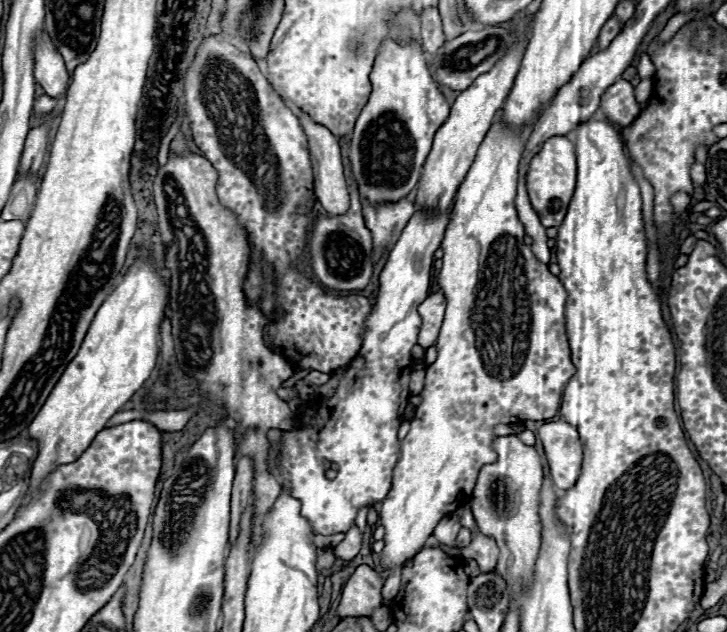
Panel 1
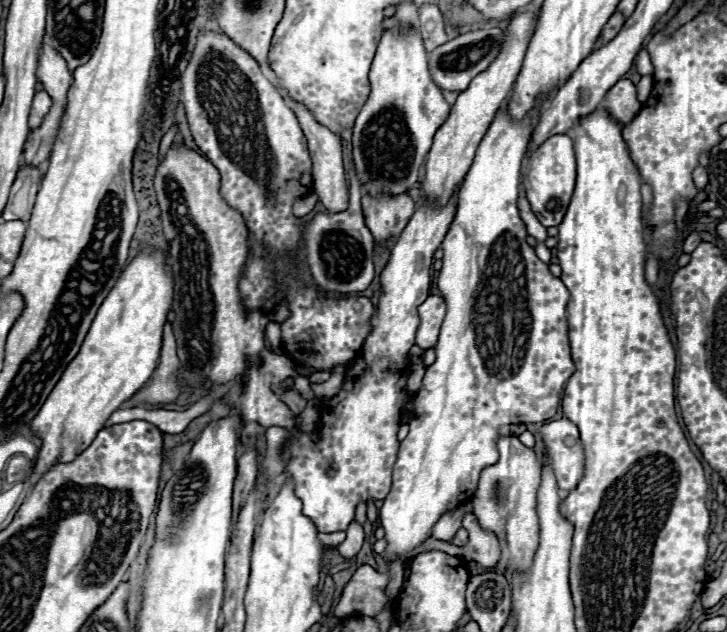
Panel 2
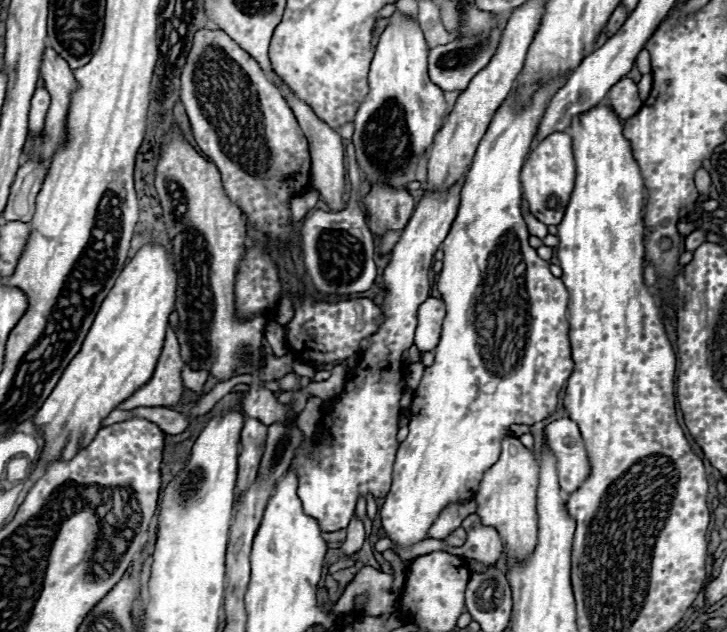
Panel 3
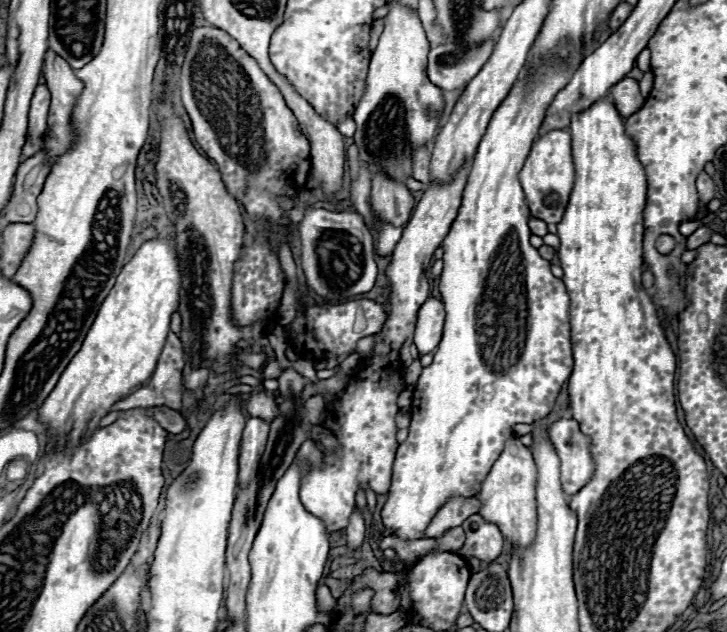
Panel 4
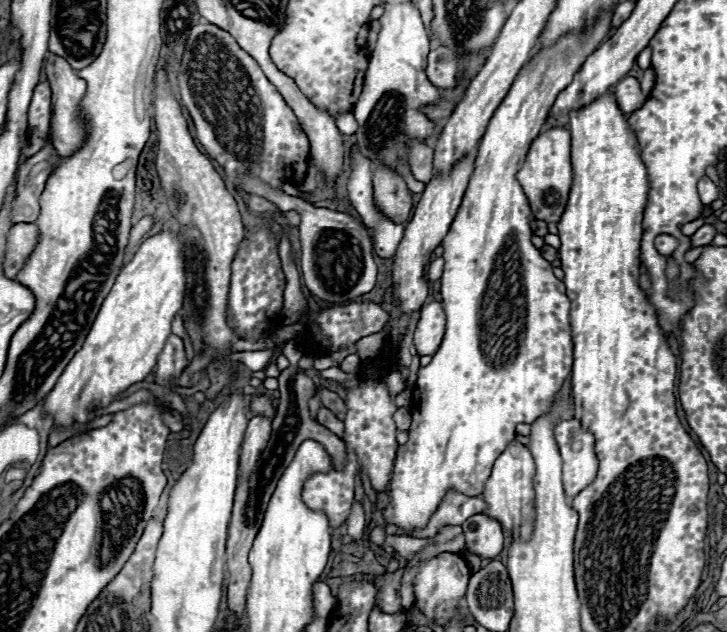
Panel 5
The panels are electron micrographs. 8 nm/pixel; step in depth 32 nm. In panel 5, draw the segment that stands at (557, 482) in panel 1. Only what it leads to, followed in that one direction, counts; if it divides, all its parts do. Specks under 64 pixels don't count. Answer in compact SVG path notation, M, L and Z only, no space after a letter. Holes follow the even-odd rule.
M562 420L554 426L554 440L558 446L558 452L562 456L562 482L568 500L572 500L580 490L584 490L598 472L598 460L594 454L594 438L592 434L584 432L578 420Z

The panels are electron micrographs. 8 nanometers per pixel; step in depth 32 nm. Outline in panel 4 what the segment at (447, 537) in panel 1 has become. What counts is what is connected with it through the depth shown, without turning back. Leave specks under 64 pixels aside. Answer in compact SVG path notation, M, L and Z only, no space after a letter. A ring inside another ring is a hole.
M450 498L440 512L432 518L428 530L426 530L426 538L440 538L442 534L446 534L450 528L460 526L468 516L476 514L480 510L480 500L476 498Z

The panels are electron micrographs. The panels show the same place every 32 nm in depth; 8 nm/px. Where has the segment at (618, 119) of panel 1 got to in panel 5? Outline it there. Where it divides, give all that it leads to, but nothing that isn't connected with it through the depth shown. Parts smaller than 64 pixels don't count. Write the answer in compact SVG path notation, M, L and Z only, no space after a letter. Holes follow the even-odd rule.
M626 76L622 82L618 82L612 88L612 94L616 98L618 108L626 116L636 112L636 108L640 108L640 104L644 104L644 100L646 100L646 96L640 90L640 82L636 78L630 78L630 76Z

